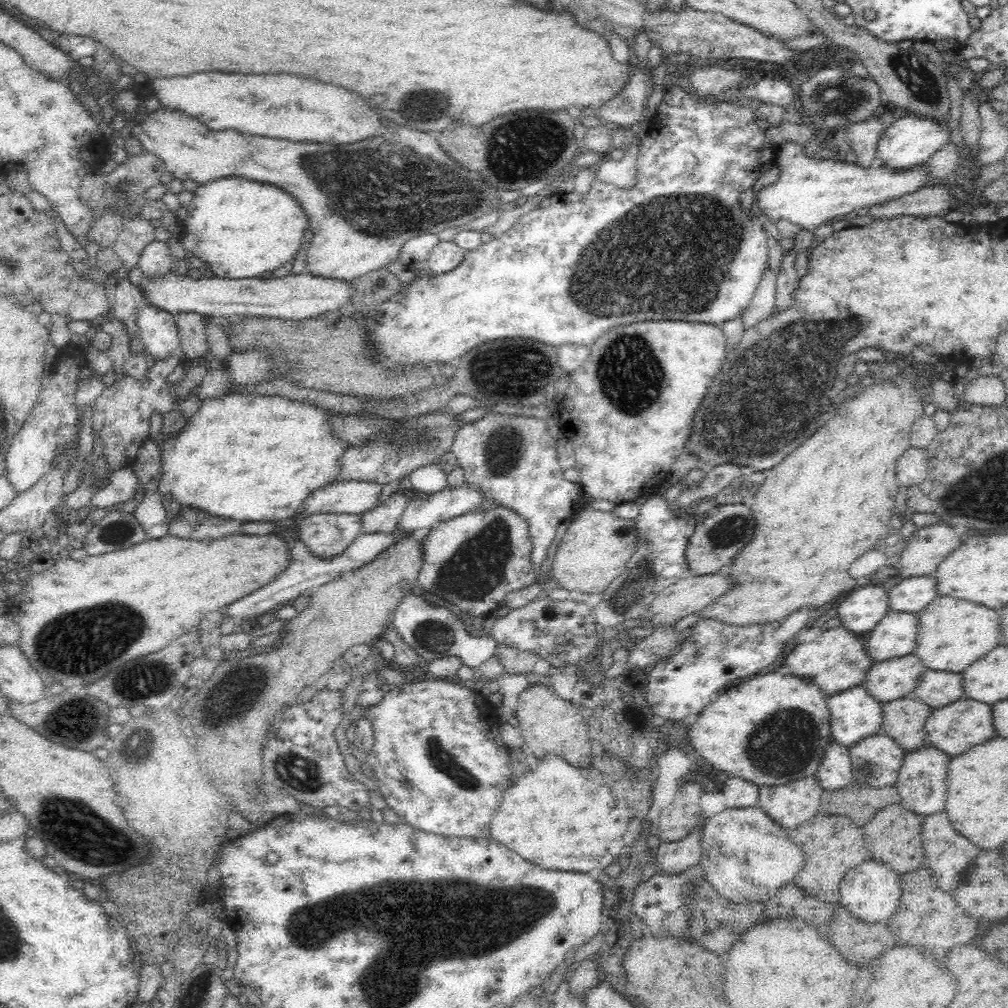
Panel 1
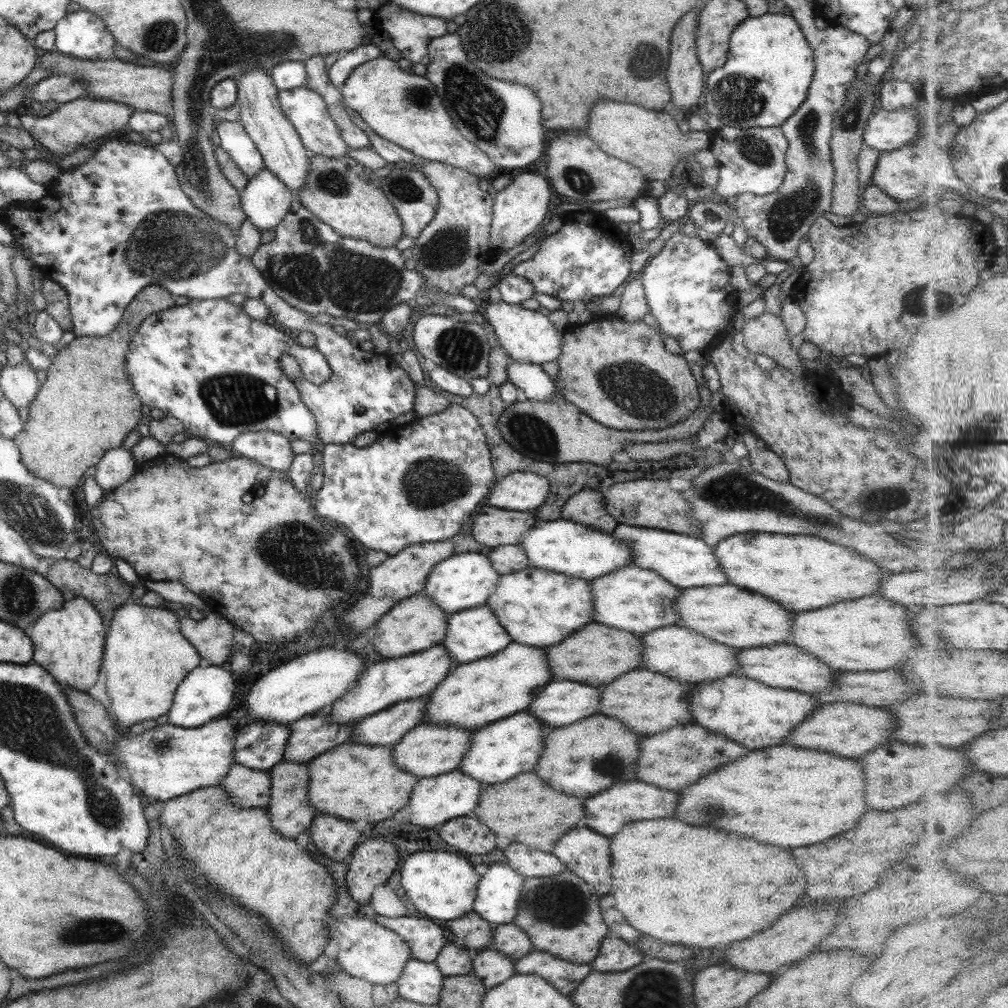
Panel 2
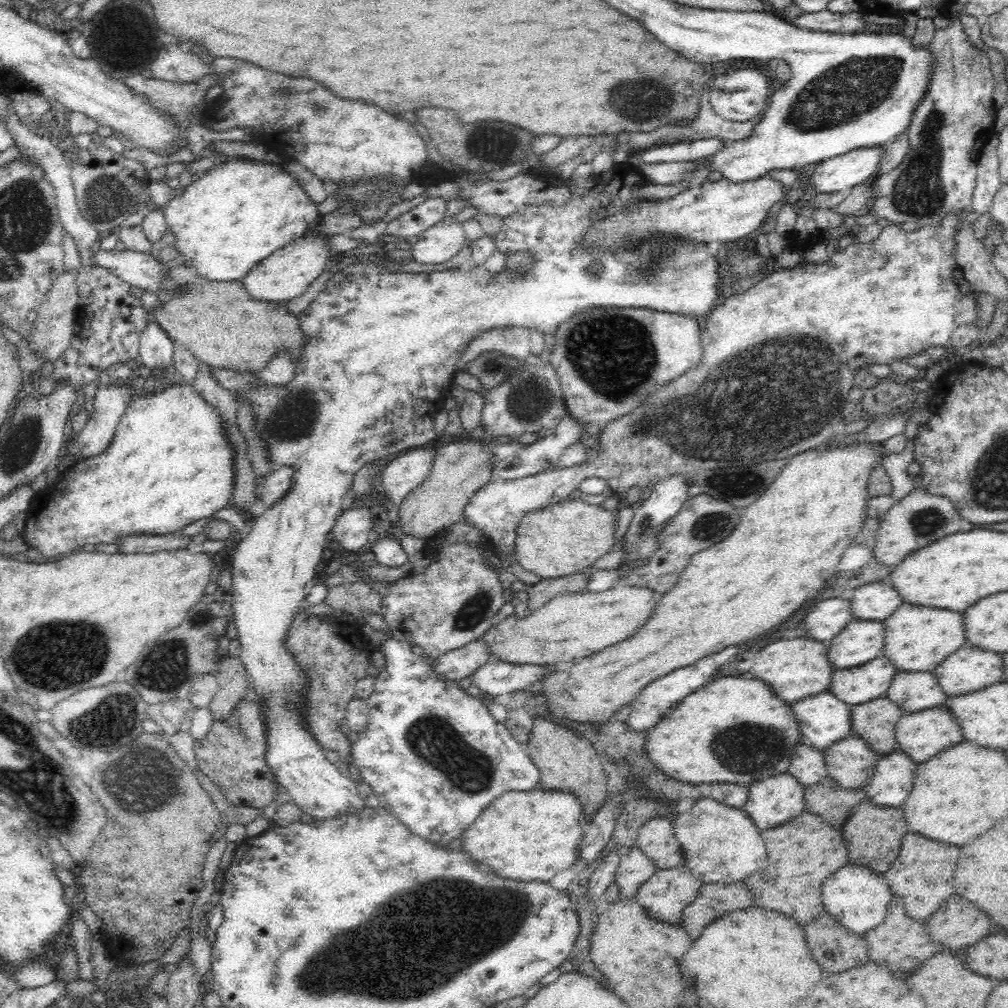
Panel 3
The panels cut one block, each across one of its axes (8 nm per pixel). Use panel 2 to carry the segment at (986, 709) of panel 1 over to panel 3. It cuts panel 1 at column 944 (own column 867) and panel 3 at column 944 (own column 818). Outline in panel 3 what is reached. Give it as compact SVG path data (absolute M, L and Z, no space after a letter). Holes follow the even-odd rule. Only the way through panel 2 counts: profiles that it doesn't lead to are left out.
M946 706L934 707L918 712L904 713L896 722L896 741L898 750L904 751L914 762L926 762L928 758L936 756L938 752L948 750L962 742L962 729L954 720L954 715Z

